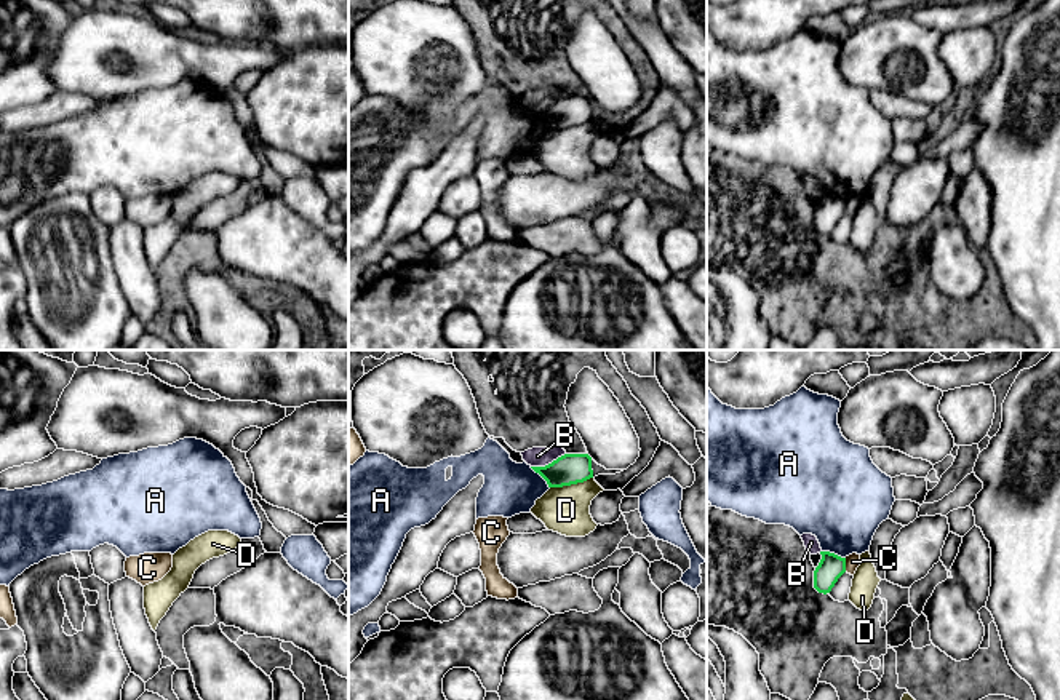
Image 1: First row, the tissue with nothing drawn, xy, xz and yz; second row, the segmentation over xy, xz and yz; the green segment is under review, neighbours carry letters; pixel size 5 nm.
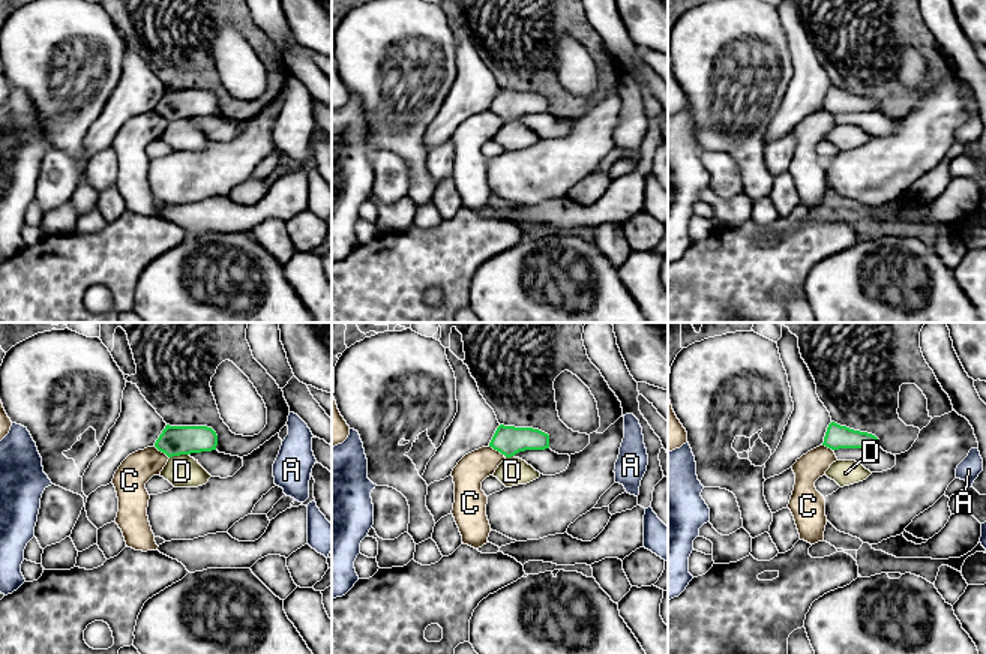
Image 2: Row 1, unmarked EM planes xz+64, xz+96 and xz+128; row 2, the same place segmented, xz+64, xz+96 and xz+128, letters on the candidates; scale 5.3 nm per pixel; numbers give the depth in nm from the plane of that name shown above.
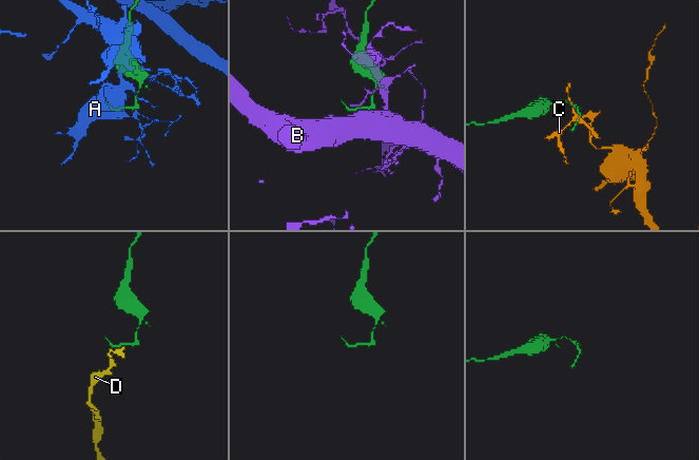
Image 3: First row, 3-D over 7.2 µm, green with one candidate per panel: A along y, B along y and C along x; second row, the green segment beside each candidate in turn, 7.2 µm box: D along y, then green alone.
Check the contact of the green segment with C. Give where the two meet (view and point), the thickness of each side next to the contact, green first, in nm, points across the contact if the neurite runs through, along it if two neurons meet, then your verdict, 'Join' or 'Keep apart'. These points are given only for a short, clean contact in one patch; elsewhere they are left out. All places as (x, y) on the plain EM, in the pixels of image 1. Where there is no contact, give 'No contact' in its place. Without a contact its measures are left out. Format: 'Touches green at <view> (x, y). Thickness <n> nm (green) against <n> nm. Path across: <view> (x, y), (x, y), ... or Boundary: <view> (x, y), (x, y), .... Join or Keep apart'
Touches green at yz (844, 206). Thickness 130 nm (green) against 80 nm. Boundary: yz (844, 200), (846, 213). Keep apart

